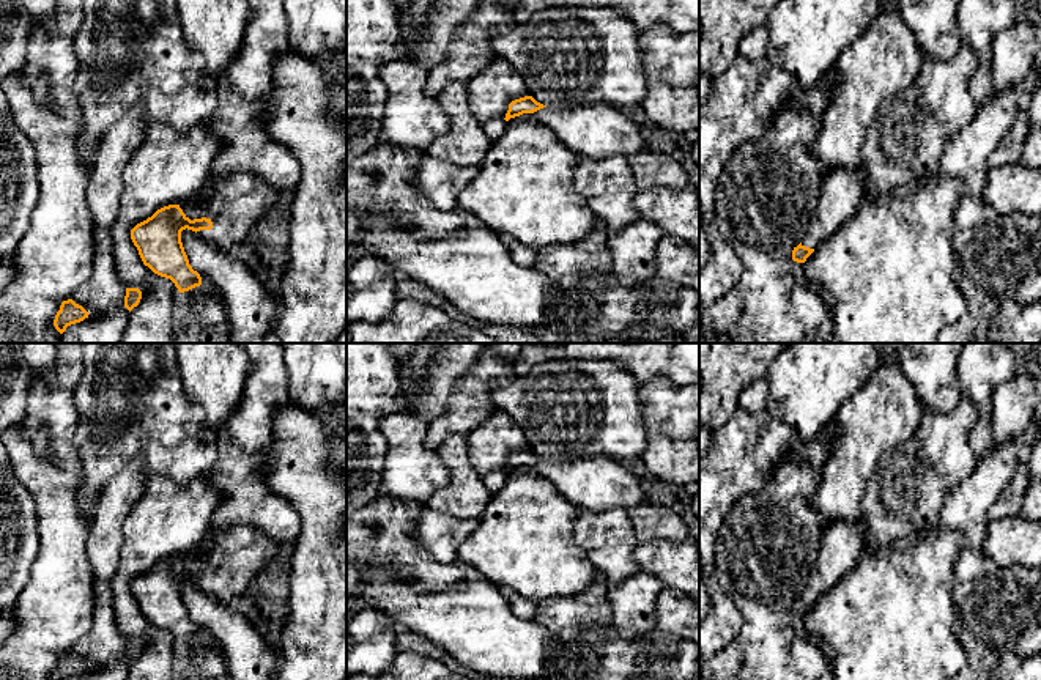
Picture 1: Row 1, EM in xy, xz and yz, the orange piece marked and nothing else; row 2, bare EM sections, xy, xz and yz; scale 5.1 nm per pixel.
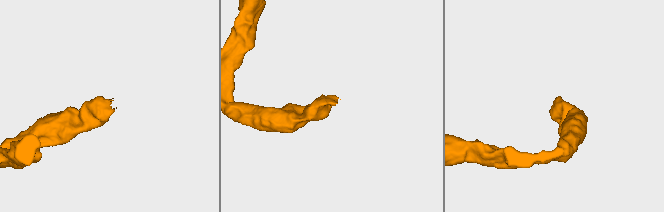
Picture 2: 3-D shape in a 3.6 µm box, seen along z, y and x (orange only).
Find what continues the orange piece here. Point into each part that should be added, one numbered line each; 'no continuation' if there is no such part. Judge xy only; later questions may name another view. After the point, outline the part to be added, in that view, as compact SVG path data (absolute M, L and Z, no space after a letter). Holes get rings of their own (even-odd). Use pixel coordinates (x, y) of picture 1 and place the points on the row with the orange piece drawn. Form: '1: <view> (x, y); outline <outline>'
1: xy (240, 202); outline M232 173L219 183L205 205L191 198L180 203L180 208L191 220L209 219L213 228L197 235L217 249L232 252L247 241L249 231L271 212L279 197L280 194L261 178Z

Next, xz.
1: xz (596, 131); outline M592 102L569 107L543 107L532 113L580 157L628 157L649 150L638 126L619 107Z

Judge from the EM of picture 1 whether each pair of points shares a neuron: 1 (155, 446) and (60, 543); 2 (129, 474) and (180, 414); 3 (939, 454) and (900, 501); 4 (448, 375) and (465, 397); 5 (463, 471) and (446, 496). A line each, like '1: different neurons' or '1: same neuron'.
1: different neurons
2: different neurons
3: same neuron
4: different neurons
5: same neuron

